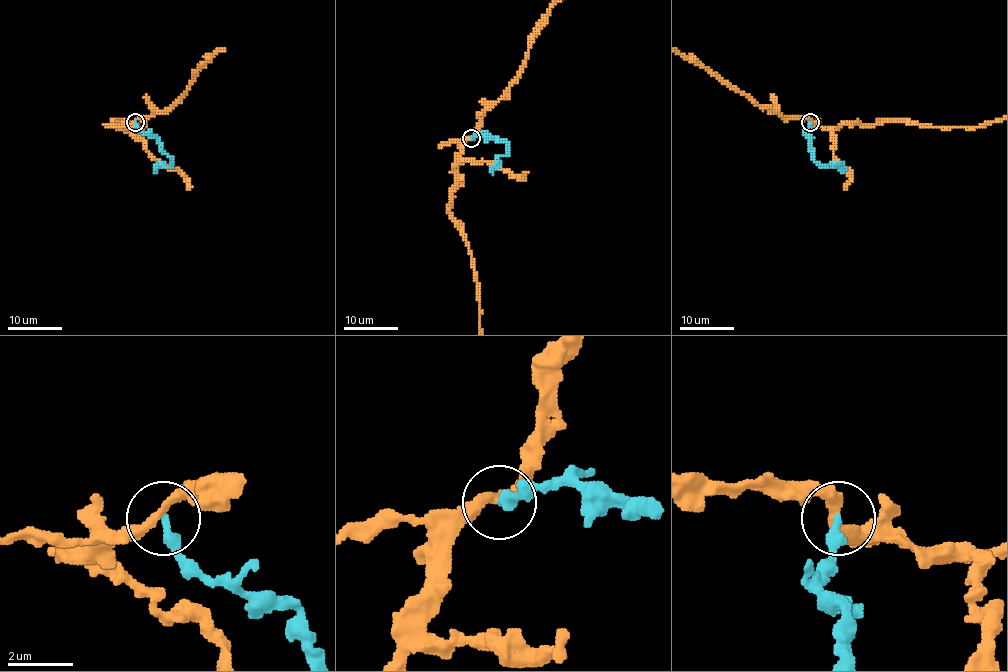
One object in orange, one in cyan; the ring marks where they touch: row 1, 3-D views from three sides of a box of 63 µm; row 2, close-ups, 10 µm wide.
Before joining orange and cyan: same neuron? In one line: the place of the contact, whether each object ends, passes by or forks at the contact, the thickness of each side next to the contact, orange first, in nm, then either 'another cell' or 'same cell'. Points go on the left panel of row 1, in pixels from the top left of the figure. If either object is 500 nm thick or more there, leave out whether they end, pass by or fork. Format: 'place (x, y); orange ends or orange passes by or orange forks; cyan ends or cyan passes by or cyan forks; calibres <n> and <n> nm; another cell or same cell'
place (135, 122); orange passes by; cyan ends; calibres 320 and 360 nm; another cell

